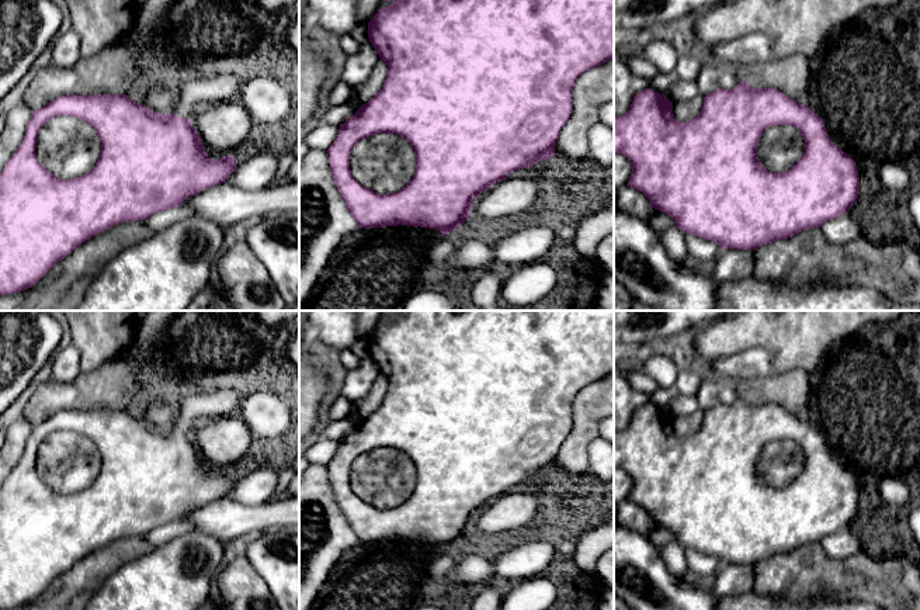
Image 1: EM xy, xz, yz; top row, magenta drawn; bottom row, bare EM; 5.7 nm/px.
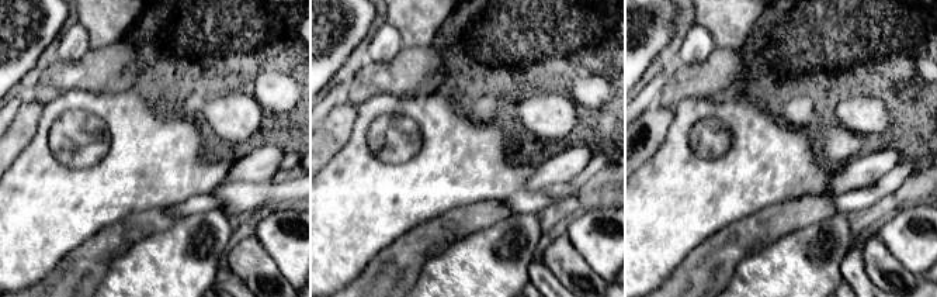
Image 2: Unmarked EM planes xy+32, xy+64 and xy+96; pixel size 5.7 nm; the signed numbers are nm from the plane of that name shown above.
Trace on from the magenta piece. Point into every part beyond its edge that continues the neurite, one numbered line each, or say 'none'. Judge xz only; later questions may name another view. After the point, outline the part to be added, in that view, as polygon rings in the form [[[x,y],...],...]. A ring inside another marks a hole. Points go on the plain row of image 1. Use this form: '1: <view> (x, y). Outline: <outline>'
1: xz (385, 478). Outline: [[[375,448],[351,465],[350,485],[364,502],[378,509],[402,505],[414,491],[413,461],[396,448]]]

